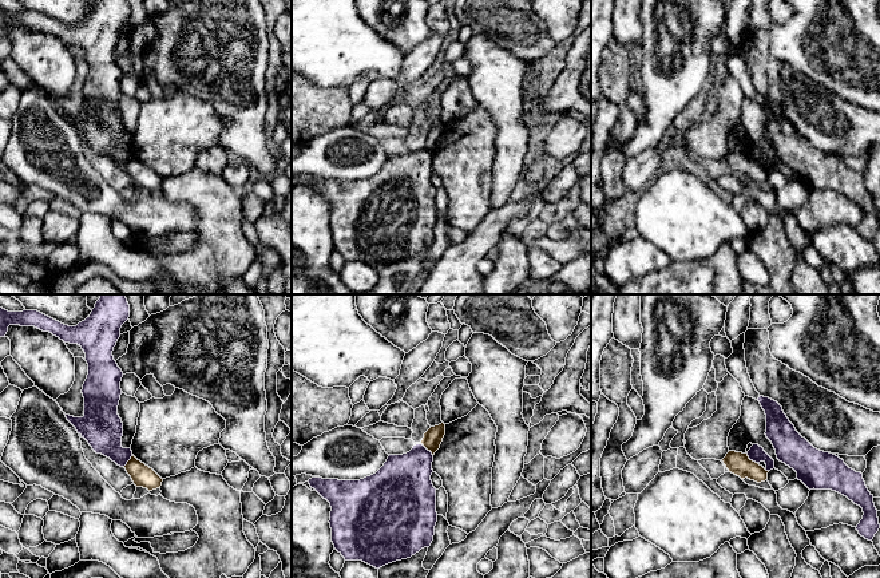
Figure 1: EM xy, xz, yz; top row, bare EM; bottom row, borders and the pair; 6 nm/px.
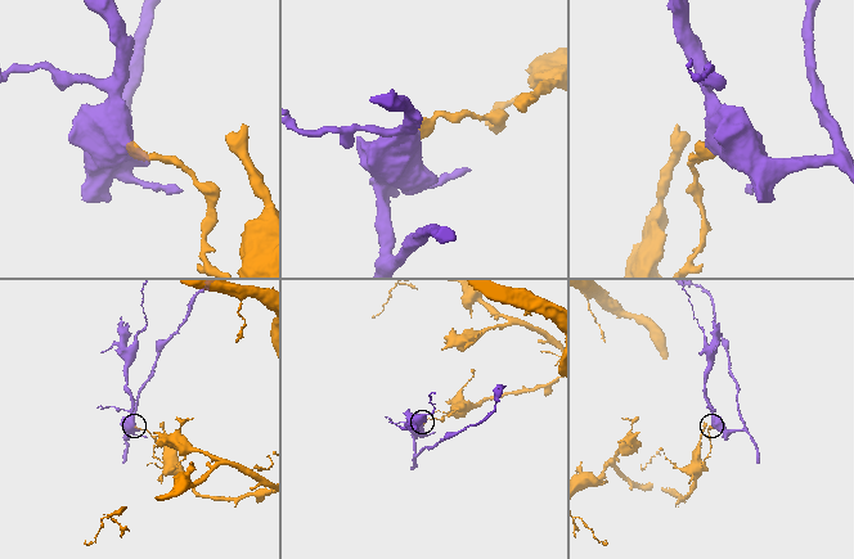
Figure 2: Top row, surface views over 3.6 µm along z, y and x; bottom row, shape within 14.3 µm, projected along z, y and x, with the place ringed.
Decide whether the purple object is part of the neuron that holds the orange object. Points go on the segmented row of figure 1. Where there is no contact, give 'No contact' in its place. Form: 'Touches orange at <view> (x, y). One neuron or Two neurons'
Touches orange at yz (752, 460). Two neurons

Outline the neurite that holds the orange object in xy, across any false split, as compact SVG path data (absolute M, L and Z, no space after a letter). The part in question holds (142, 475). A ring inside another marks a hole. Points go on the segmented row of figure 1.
M134 455L124 466L136 487L147 488L148 491L160 488L163 479L148 466L138 460Z

